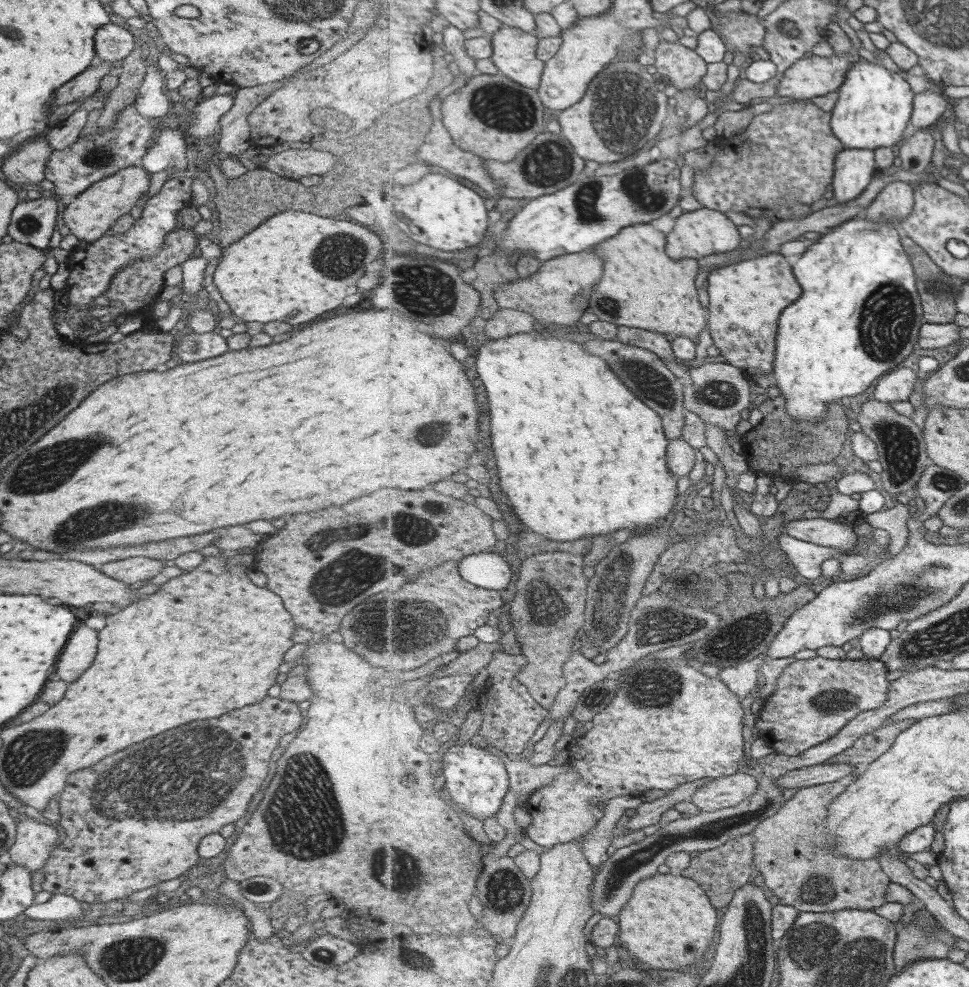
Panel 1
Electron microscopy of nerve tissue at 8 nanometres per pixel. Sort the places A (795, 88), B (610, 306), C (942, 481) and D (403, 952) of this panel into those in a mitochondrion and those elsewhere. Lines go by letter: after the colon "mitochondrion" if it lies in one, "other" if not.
A: other
B: mitochondrion
C: mitochondrion
D: mitochondrion

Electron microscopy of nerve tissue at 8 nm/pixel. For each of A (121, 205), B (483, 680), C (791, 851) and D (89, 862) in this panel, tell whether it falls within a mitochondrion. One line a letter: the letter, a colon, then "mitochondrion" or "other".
A: other
B: other
C: other
D: other

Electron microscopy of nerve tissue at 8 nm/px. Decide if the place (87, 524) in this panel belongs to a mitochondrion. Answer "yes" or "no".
yes

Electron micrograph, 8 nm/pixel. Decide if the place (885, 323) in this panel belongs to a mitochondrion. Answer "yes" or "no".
yes

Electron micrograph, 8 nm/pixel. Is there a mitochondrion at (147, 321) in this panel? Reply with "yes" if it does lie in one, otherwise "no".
no

